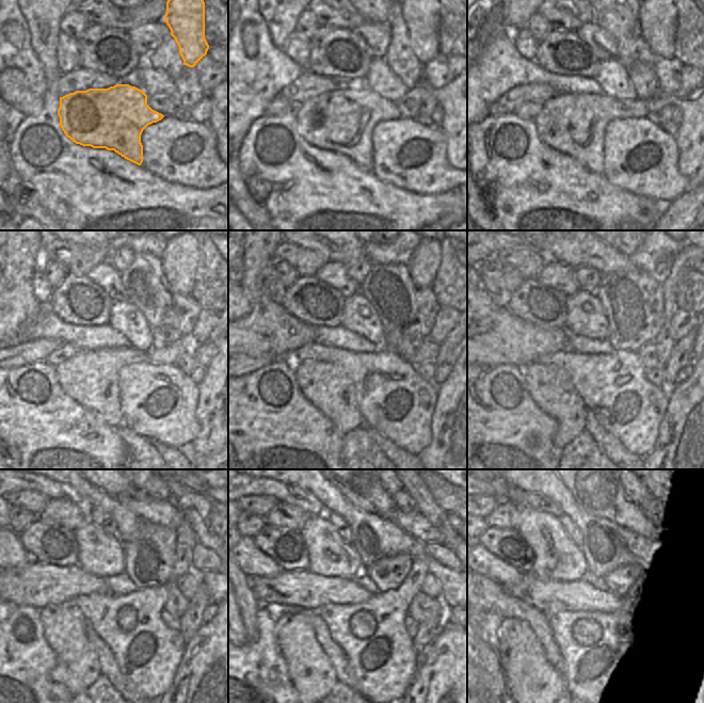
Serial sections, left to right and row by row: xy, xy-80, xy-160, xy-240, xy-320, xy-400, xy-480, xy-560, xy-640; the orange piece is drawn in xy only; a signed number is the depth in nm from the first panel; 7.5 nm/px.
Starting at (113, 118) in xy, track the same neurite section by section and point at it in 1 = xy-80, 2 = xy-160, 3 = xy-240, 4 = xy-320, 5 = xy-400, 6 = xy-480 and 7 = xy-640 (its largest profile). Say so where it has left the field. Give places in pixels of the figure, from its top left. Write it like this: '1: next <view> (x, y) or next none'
1: next xy-80 (342, 120)
2: next xy-160 (575, 125)
3: next xy-240 (90, 377)
4: next xy-320 (322, 383)
5: next xy-400 (550, 387)
6: next xy-480 (78, 667)
7: next xy-640 (534, 684)

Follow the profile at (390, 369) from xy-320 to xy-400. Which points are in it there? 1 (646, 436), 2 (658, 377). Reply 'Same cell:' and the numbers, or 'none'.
Same cell: 1

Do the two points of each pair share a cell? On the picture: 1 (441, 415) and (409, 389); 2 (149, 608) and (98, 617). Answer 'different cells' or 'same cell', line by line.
1: different cells
2: same cell

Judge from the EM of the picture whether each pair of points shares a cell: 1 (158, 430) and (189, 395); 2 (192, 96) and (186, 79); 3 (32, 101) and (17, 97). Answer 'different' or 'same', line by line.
1: same
2: same
3: same

